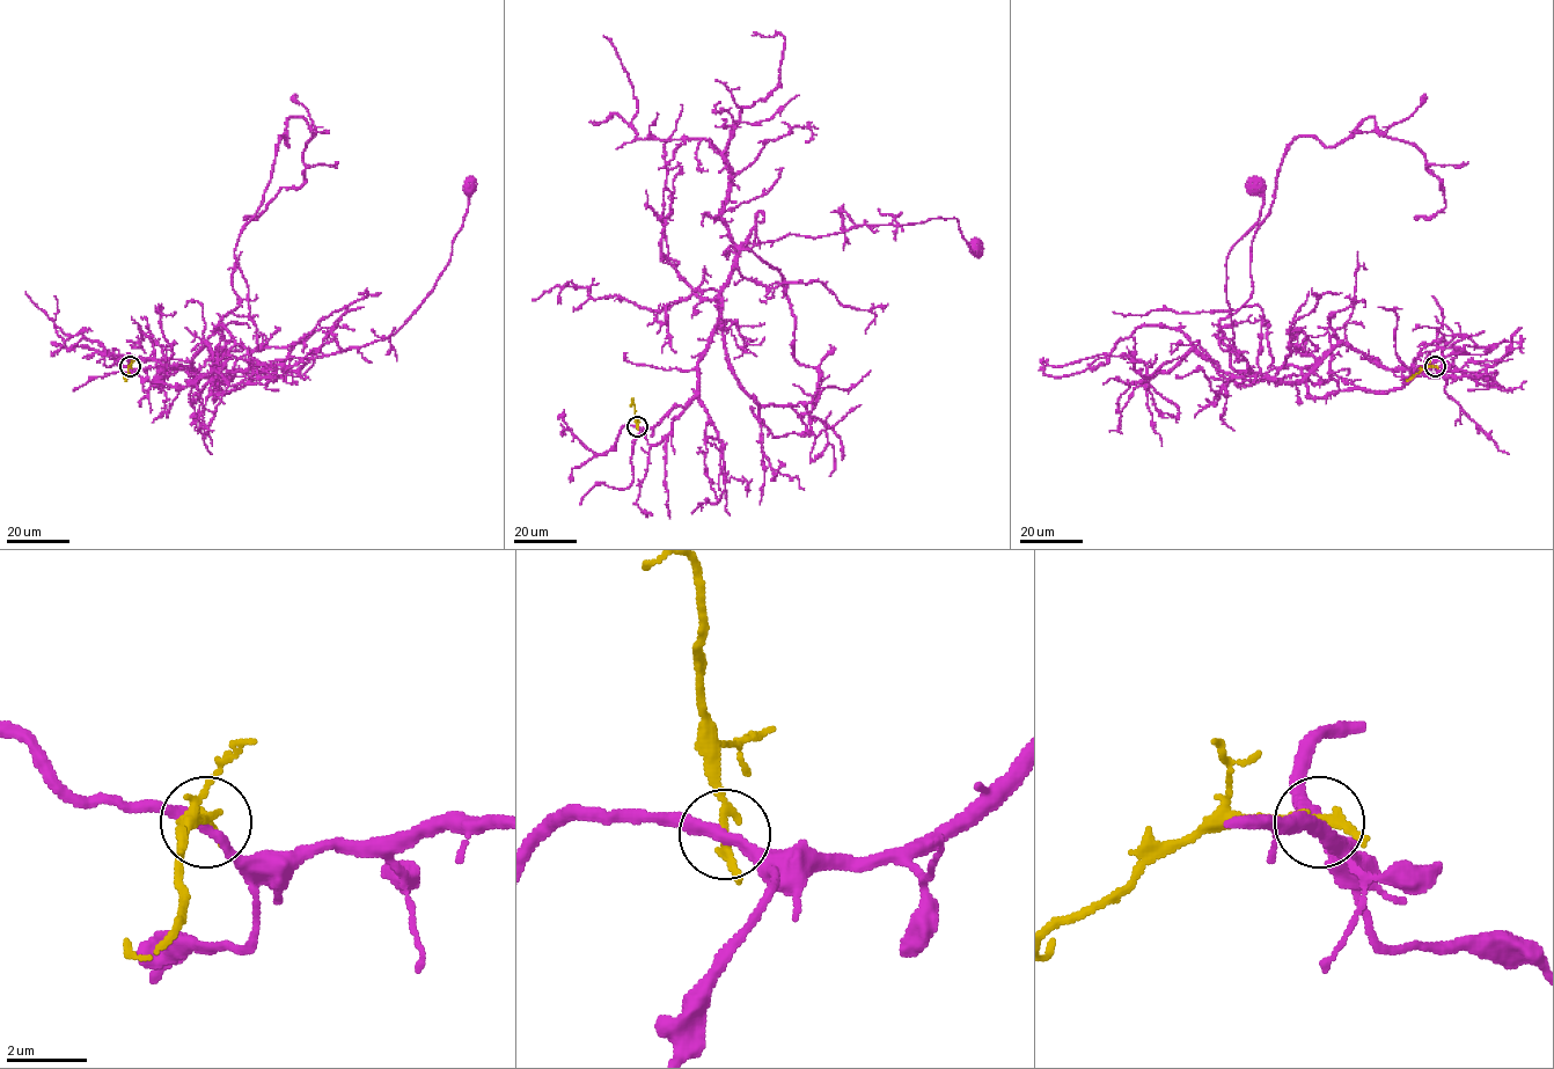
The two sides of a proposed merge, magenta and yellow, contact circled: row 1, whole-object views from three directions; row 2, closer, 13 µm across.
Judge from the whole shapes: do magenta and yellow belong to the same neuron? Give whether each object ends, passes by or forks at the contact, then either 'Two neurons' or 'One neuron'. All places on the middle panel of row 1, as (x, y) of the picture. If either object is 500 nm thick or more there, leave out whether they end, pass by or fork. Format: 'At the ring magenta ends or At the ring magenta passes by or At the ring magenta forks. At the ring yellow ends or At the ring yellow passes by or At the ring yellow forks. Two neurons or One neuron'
At the ring magenta passes by. At the ring yellow passes by. Two neurons

